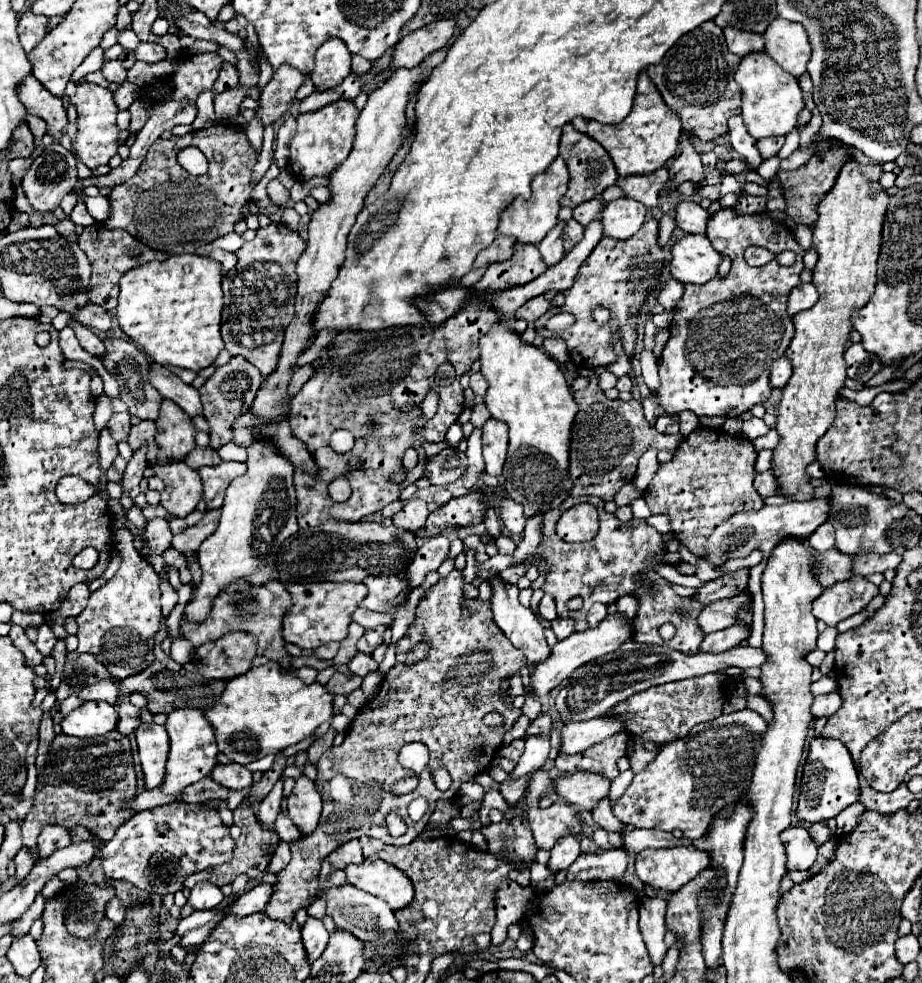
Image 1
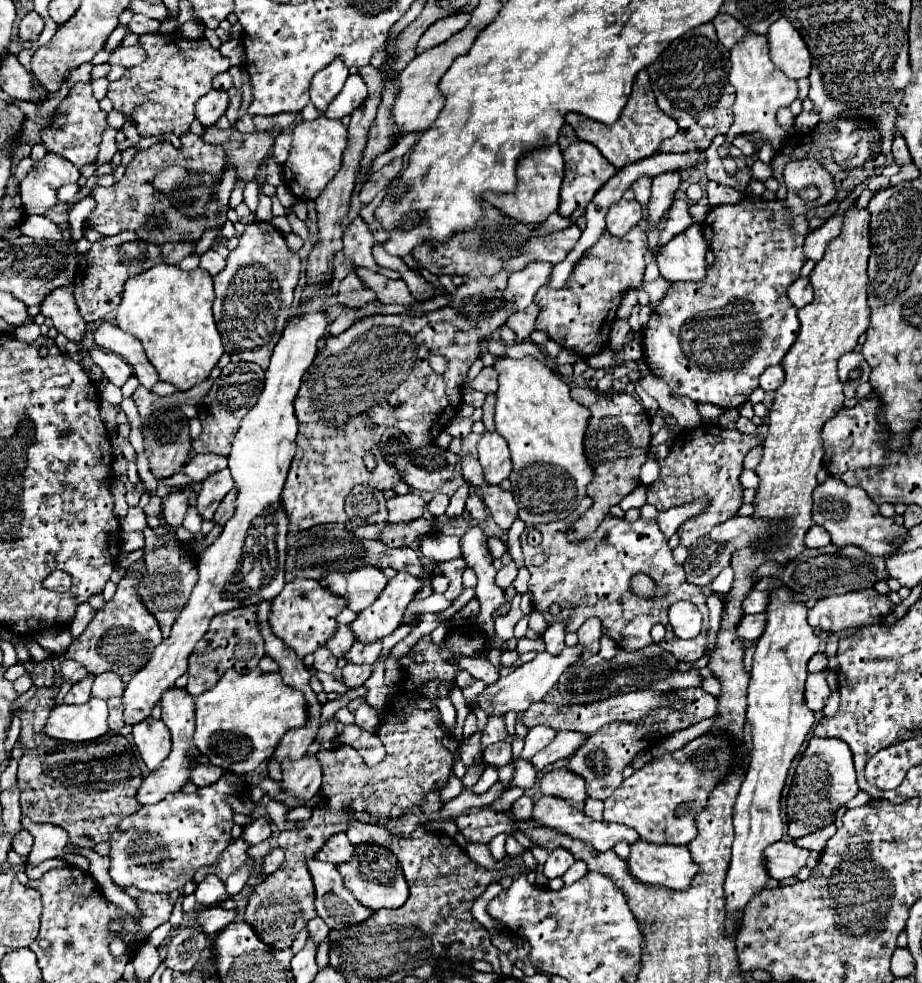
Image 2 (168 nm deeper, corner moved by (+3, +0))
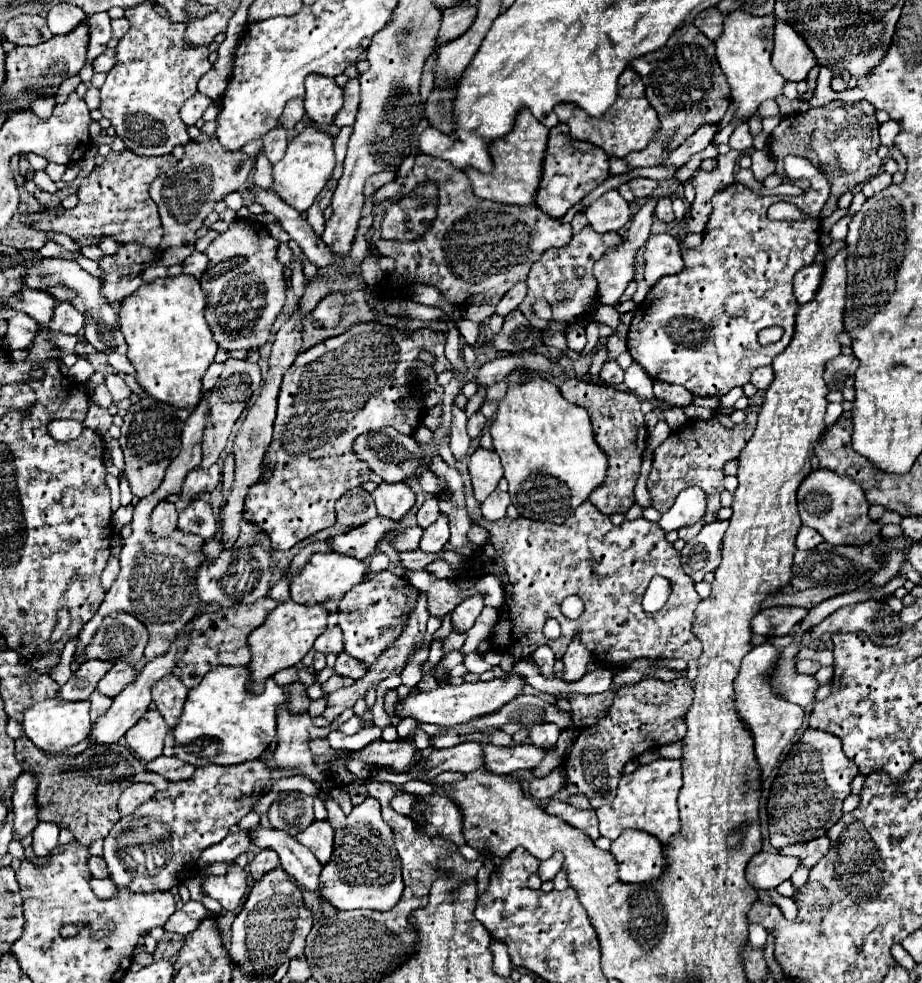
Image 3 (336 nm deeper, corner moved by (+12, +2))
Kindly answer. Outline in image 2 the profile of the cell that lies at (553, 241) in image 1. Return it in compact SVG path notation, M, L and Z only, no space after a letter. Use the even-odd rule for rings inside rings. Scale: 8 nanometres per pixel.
M534 260L526 264L522 270L514 272L508 278L508 288L504 290L504 298L516 306L516 310L524 310L532 304L534 294L538 288L546 284L546 278L550 276L554 264Z

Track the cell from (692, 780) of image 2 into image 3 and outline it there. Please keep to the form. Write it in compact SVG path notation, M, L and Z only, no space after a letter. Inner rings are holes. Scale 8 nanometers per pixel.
M659 758L651 764L639 766L635 772L625 774L619 782L617 796L613 804L597 808L599 818L599 832L609 840L617 840L619 834L627 828L643 830L653 834L661 844L679 832L679 808L677 808L677 794L681 790L681 760L665 760Z

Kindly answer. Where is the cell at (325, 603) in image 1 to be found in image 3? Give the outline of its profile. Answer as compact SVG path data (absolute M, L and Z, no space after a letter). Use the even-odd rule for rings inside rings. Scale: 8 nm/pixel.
M293 600L279 604L265 620L265 624L261 624L259 628L255 628L249 634L249 652L251 652L251 662L249 662L249 692L261 692L263 684L267 678L271 678L275 672L283 670L283 668L291 668L297 662L301 662L301 658L313 648L313 642L317 640L317 636L321 632L325 632L327 628L327 610L319 604L319 606L303 606L303 604L295 604Z

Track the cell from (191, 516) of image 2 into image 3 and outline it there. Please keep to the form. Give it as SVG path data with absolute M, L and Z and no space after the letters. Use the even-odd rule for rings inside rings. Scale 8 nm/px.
M213 464L213 468L209 468L209 470L197 468L197 470L189 472L189 476L183 482L181 494L179 494L181 498L175 503L177 511L181 512L185 510L187 504L191 504L195 496L199 496L203 492L215 490L219 482L221 482L221 472L219 472L219 466L217 464Z

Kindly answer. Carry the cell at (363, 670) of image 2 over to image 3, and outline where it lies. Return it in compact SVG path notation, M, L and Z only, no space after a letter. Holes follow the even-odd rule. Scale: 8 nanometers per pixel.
M333 674L333 676L323 684L323 690L325 690L327 694L331 694L331 692L335 692L335 690L339 690L339 688L345 688L345 686L351 686L351 684L353 684L353 680L349 680L349 678L345 678L345 676Z

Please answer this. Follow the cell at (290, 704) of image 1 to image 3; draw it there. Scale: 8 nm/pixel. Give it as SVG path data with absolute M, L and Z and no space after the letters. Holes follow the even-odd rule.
M217 666L189 690L183 716L173 728L173 748L179 760L195 768L207 764L229 766L255 760L269 748L275 732L275 708L285 702L283 688L269 678L261 694L249 694L247 678L249 670L245 666Z

